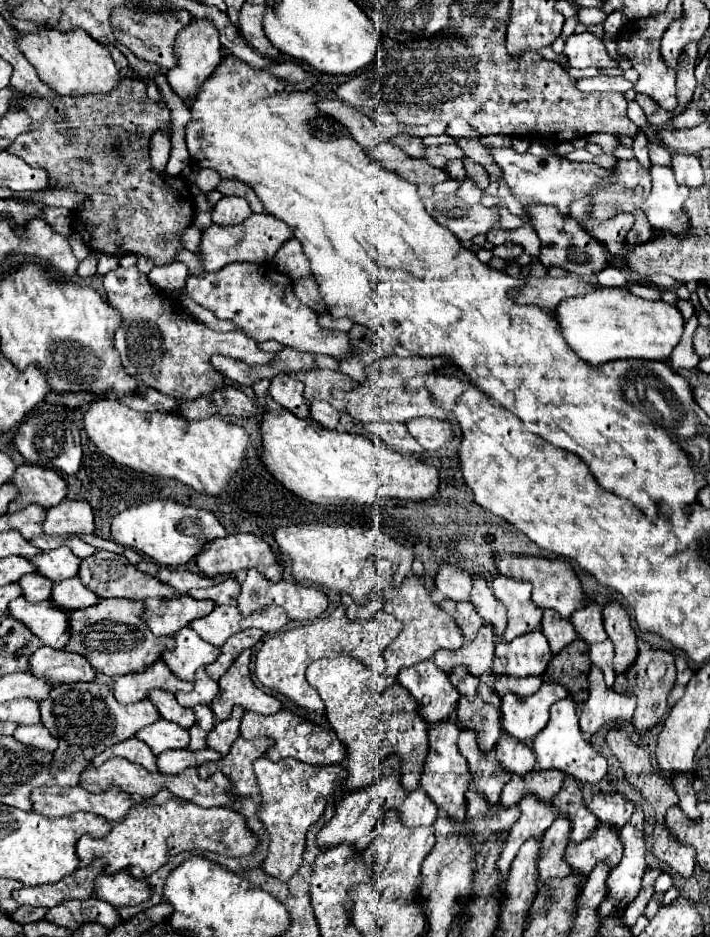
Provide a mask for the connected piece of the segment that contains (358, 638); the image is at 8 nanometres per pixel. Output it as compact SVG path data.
M337 607L331 615L315 619L309 625L293 627L287 631L279 631L273 637L269 637L257 651L257 665L255 665L255 677L261 685L279 691L281 695L295 701L299 707L315 713L323 713L325 705L319 699L319 693L311 689L305 681L305 669L315 659L321 657L335 657L335 655L351 655L359 659L365 667L371 667L371 674L376 674L376 691L383 691L397 682L397 675L383 675L386 662L383 661L383 649L399 635L399 629L403 629L401 621L397 621L387 611L379 611L371 621L349 621L345 615L345 607Z

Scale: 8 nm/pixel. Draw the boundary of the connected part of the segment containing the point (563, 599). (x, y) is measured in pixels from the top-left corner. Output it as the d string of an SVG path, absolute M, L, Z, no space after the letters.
M497 555L499 573L517 581L529 581L533 585L533 603L539 609L553 609L561 617L569 619L575 611L585 607L585 591L573 571L573 567L565 561L549 561L541 557L527 557L527 555Z

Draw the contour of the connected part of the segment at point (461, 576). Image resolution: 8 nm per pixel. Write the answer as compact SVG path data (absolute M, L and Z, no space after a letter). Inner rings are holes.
M441 567L435 577L435 585L439 593L451 601L469 601L473 589L469 573L459 571L455 567Z

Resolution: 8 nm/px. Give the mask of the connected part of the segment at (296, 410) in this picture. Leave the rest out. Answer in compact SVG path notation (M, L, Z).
M277 375L271 381L269 395L273 397L275 403L289 409L293 415L297 415L301 419L309 417L309 405L303 397L303 383L293 379L291 375Z

